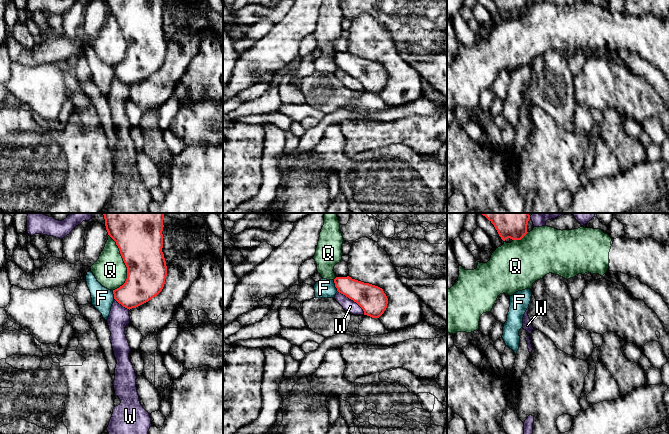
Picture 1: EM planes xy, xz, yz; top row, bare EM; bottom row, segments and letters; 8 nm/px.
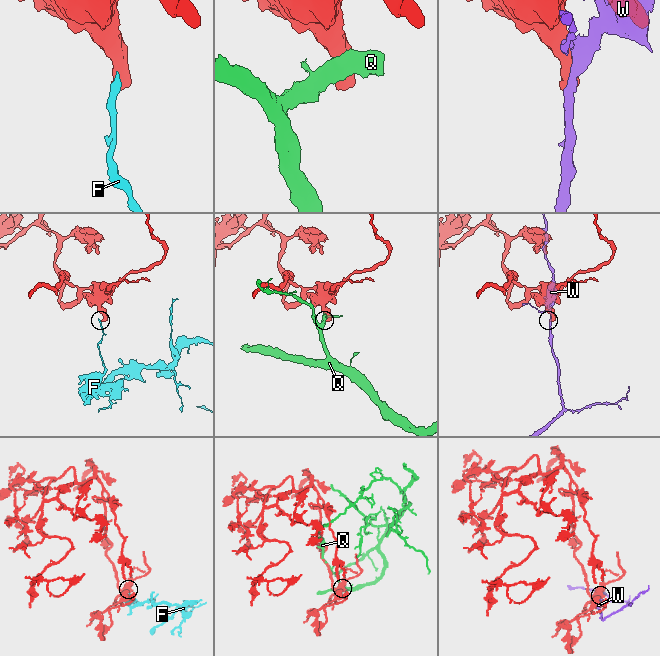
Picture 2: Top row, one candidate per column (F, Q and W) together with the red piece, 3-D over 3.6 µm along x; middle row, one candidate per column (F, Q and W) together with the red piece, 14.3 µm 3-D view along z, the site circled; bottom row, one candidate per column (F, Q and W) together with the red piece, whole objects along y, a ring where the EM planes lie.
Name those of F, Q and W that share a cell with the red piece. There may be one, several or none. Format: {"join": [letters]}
{"join": []}

